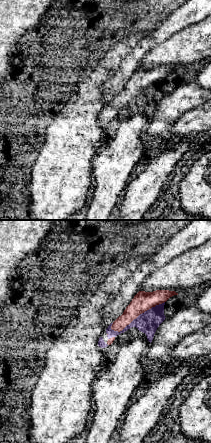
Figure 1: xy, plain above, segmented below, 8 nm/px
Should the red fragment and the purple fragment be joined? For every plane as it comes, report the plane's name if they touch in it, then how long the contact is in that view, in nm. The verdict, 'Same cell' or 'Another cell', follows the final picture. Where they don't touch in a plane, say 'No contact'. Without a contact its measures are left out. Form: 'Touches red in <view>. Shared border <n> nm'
Touches red in xy. Shared border 500 nm

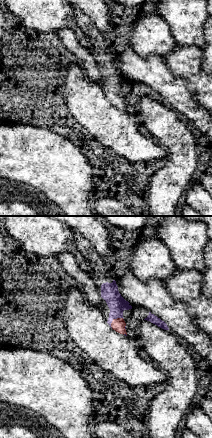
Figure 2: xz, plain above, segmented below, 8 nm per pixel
Touches red in xz. Shared border 130 nm

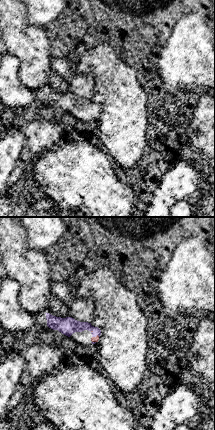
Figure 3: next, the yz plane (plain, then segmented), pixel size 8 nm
Touches red in yz. Shared border 60 nm

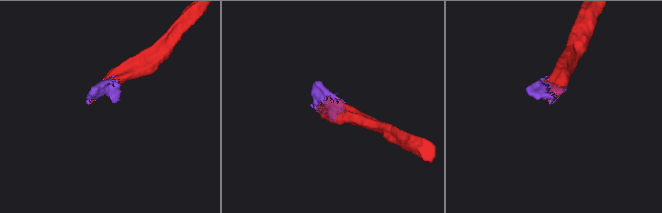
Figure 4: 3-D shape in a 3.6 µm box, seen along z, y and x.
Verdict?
Same cell

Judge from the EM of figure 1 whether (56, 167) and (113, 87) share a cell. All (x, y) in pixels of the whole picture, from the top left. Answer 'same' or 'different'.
different

